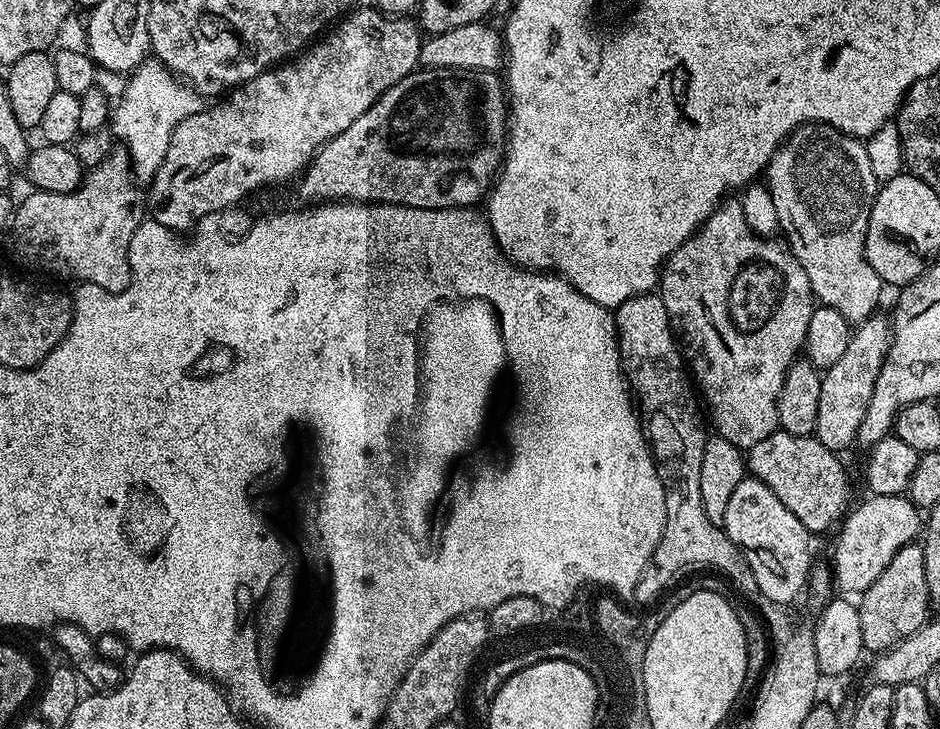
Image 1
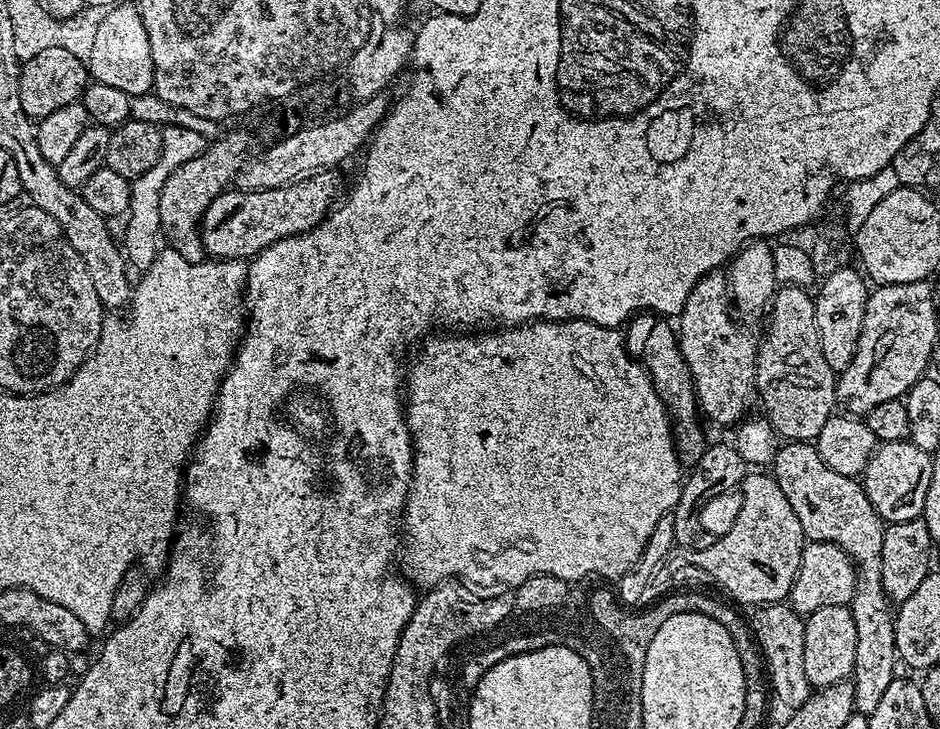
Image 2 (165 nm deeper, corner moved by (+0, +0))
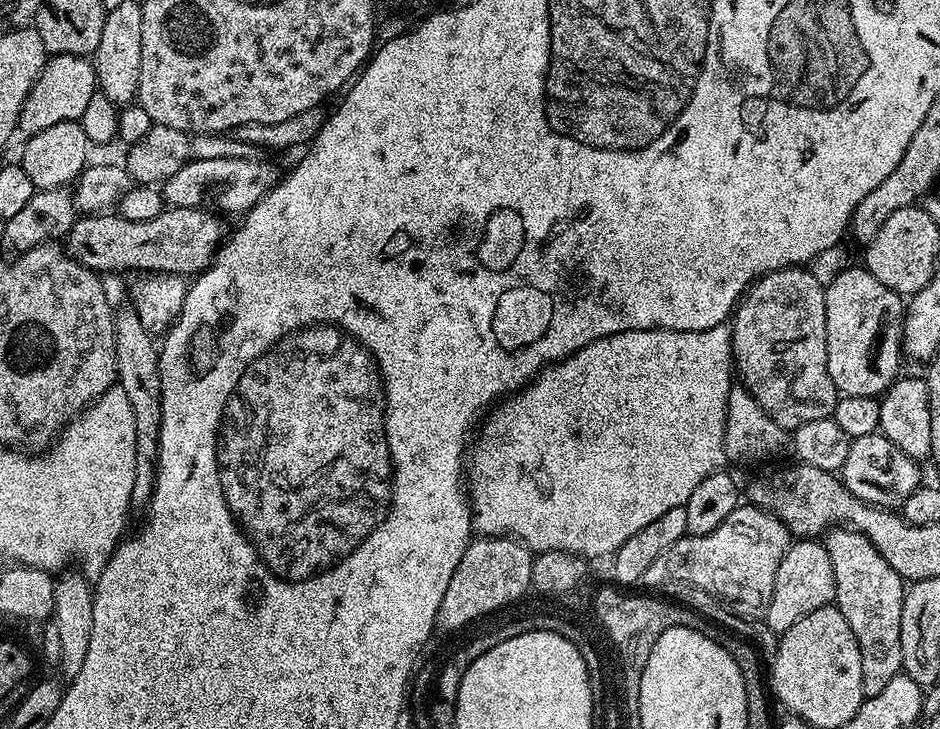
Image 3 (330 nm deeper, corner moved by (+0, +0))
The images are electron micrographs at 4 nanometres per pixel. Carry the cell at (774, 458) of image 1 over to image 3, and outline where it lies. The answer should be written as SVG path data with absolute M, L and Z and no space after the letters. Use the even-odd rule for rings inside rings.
M833 528L822 536L826 554L830 554L830 566L834 566L836 598L834 606L850 622L858 650L862 654L862 686L865 697L877 696L886 685L901 675L902 658L902 602L906 581L901 578L878 554L870 538L853 528Z

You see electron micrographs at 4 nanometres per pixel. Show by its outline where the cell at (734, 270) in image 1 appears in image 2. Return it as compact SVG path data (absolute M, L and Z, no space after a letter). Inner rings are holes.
M723 271L707 272L696 283L690 298L686 298L686 306L679 313L678 335L680 349L685 358L690 358L692 381L696 387L696 403L699 411L704 412L716 424L732 424L736 426L749 415L748 407L754 404L758 393L756 390L756 350L757 341L752 341L748 332L740 332L737 317L730 307L728 282Z

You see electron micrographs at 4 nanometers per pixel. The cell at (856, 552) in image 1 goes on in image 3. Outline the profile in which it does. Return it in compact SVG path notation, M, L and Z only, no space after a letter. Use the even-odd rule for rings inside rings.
M800 538L788 545L782 562L778 562L778 574L774 574L774 594L762 612L763 623L773 634L790 630L798 618L814 614L814 610L827 608L835 601L834 566L830 566L830 554L816 538Z

